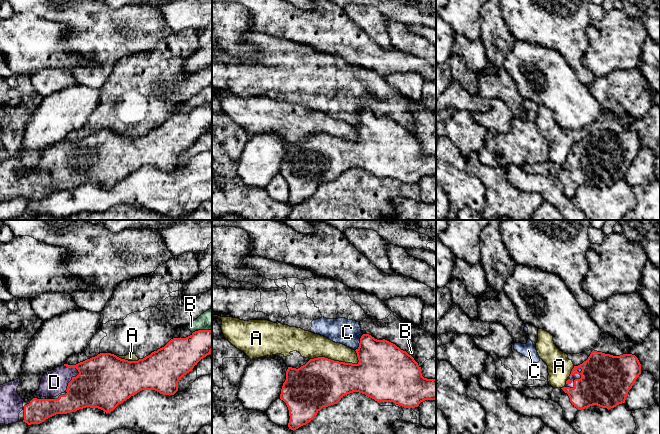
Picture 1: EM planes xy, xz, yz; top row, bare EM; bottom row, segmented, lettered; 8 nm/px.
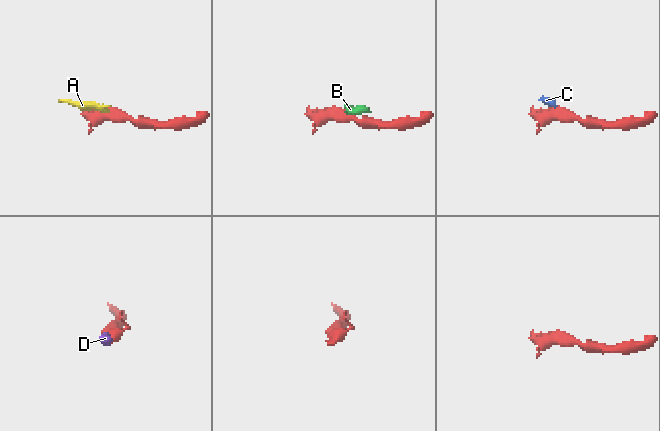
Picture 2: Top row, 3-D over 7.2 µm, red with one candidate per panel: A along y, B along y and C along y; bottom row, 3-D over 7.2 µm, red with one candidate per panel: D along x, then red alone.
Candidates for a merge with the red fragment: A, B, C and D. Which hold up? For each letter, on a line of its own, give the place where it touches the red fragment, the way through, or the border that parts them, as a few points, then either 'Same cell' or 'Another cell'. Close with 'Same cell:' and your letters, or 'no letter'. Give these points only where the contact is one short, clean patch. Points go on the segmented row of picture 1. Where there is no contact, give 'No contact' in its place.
A: Touches red at xz (335, 361). Another cell
B: Touches red at xy (201, 330). Another cell
C: Touches red at xz (360, 342). Boundary: xz (363, 334), (359, 340), (359, 346), (355, 350). Another cell
D: Touches red at yz (574, 380). Same cell
Same cell: D

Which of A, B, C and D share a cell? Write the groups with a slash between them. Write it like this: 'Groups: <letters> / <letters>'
Groups: A / B C / D

